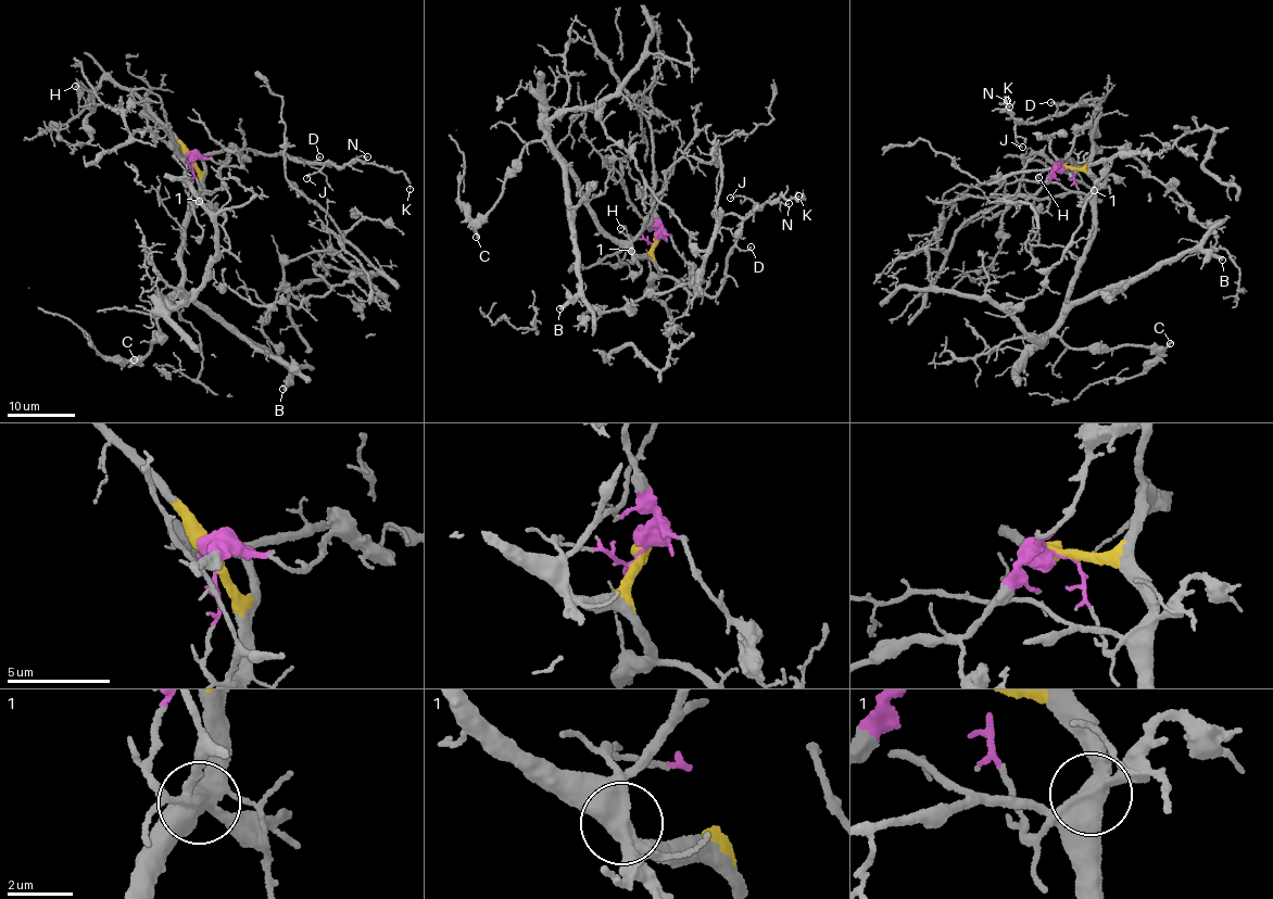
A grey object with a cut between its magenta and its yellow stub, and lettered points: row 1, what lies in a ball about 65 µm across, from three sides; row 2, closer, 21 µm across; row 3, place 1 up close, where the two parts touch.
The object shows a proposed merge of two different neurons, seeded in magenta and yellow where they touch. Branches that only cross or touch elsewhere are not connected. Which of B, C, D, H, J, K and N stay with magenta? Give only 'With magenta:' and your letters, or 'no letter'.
With magenta: no letter

